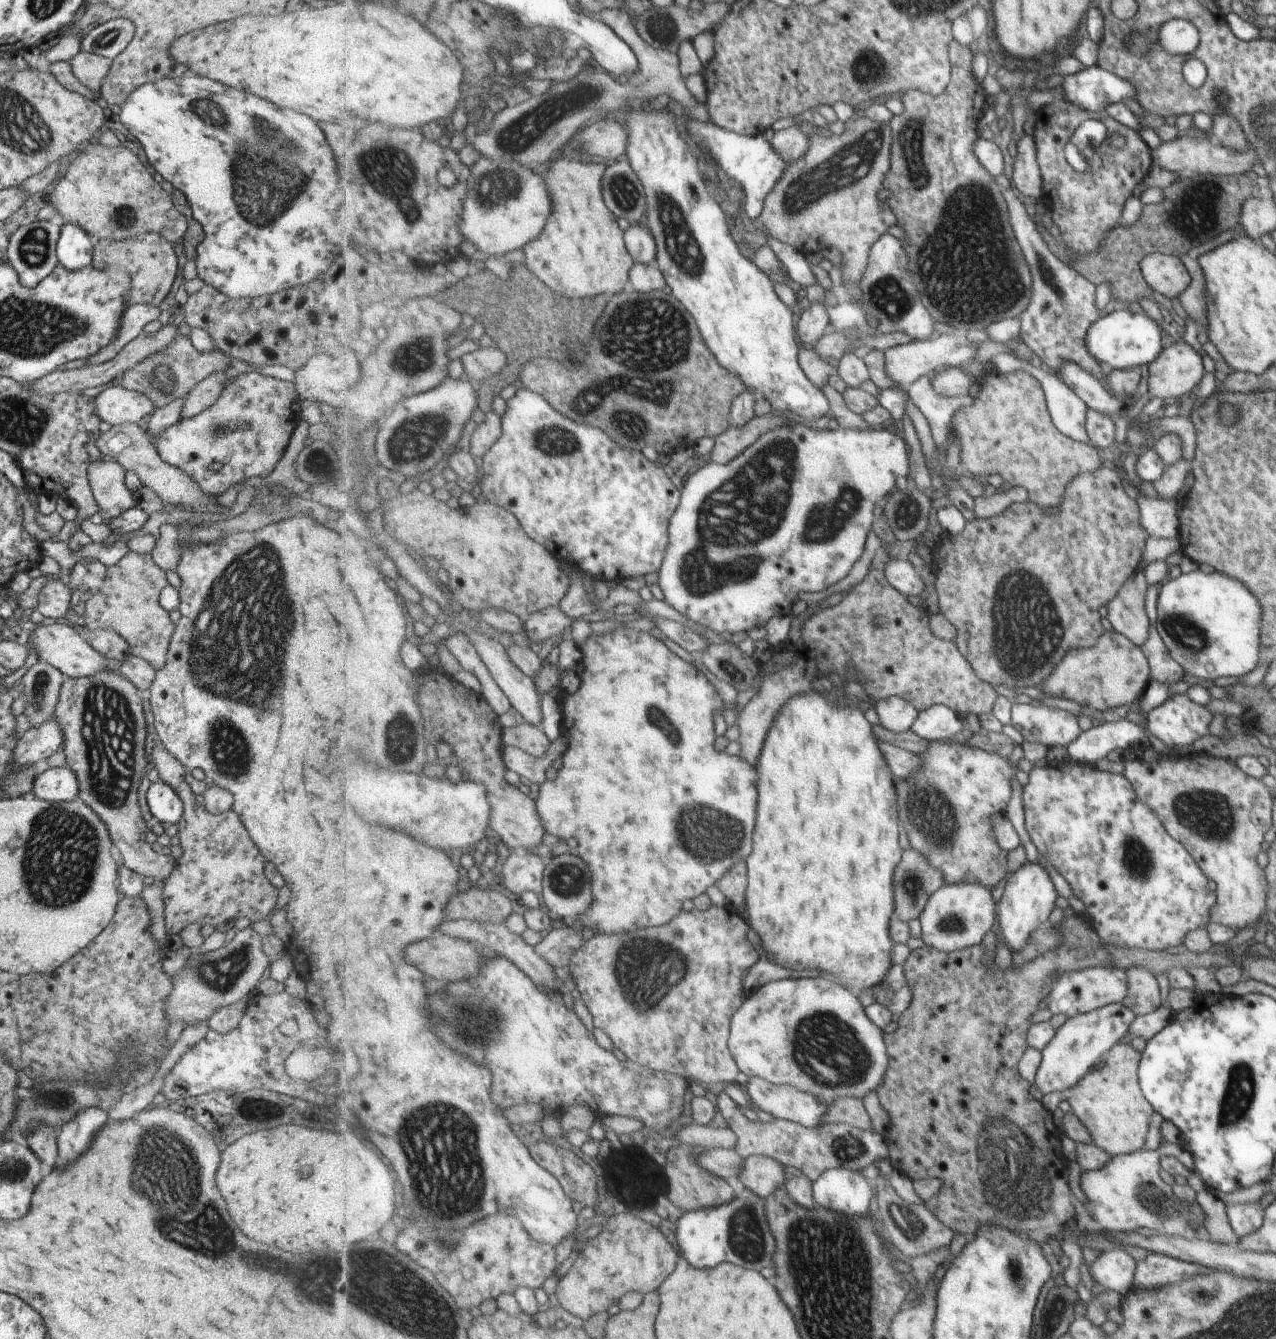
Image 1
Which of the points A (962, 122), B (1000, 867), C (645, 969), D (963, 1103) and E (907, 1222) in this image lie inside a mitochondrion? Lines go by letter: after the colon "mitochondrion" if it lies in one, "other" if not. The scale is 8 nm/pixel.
A: other
B: other
C: mitochondrion
D: other
E: mitochondrion

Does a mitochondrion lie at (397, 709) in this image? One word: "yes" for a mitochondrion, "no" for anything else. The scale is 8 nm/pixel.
yes

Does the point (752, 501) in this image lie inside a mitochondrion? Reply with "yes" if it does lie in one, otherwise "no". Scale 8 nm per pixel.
yes

